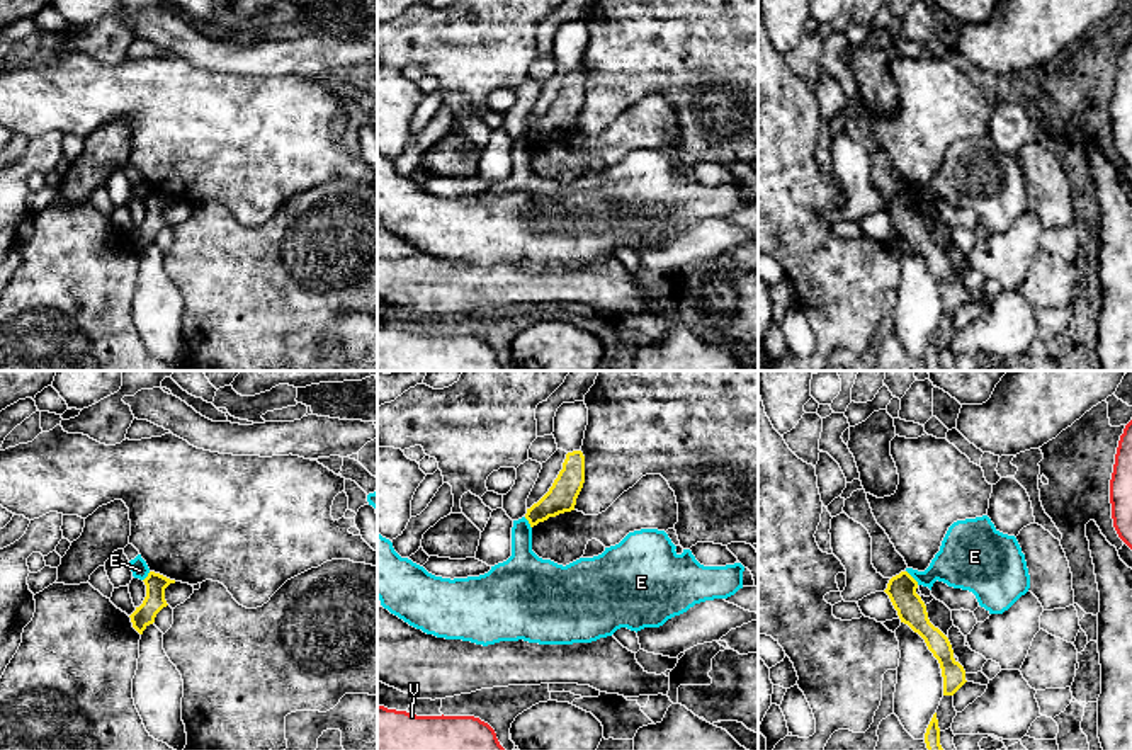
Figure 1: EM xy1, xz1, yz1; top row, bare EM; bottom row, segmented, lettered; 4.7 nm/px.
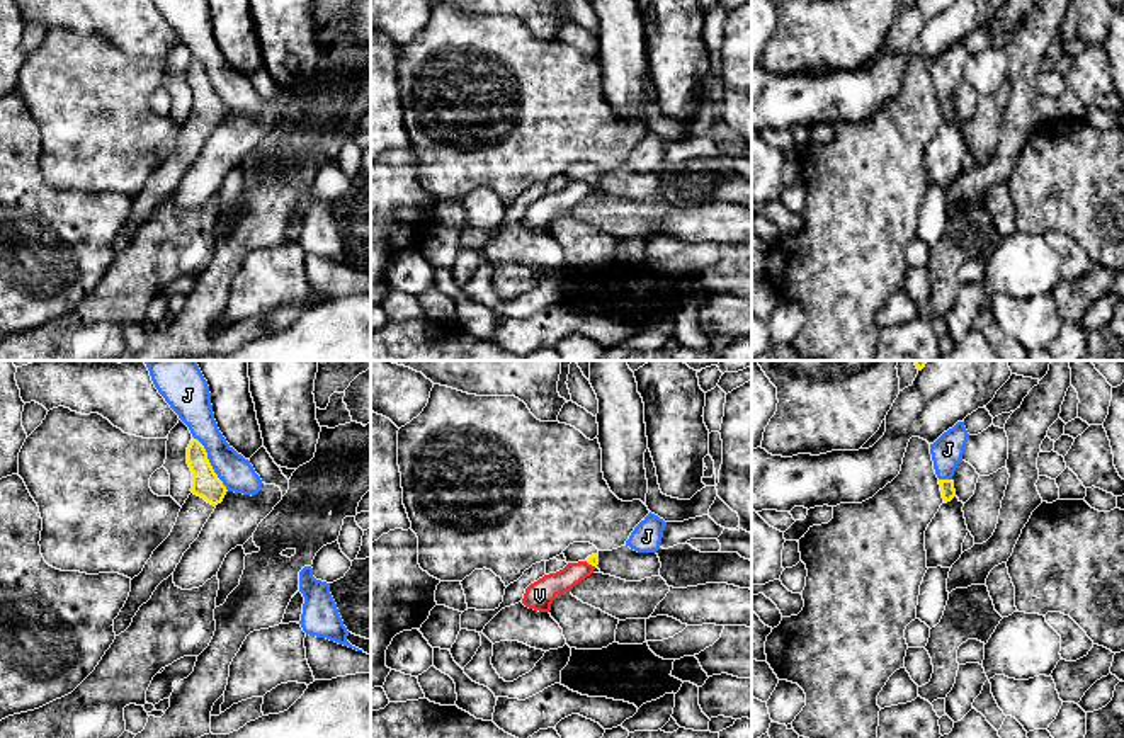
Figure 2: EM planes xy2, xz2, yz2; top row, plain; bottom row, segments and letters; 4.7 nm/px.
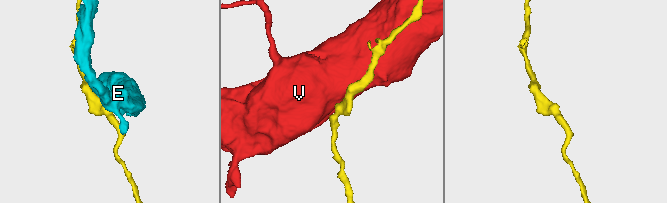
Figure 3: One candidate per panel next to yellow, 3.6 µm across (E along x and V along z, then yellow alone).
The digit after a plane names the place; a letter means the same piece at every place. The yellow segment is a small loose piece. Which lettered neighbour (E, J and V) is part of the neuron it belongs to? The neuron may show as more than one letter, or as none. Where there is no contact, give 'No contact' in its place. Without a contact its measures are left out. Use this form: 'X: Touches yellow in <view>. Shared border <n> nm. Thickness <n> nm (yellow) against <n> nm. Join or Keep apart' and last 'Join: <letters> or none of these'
E: Touches yellow in yz1. Shared border 90 nm. Thickness 140 nm (yellow) against 240 nm. Keep apart
J: Touches yellow in xy2. Shared border 300 nm. Thickness 130 nm (yellow) against 160 nm. Keep apart
V: Touches yellow in xz2. Shared border 60 nm. Thickness 50 nm (yellow) against 120 nm. Keep apart
Join: none of these

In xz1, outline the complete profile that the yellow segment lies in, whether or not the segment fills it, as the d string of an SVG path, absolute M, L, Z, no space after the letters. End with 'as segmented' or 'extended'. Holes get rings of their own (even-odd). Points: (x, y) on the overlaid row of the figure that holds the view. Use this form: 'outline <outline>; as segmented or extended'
outline M581 451L568 452L563 469L549 491L537 503L527 509L525 519L529 520L530 527L547 520L549 517L574 510L583 483L585 456Z; as segmented

